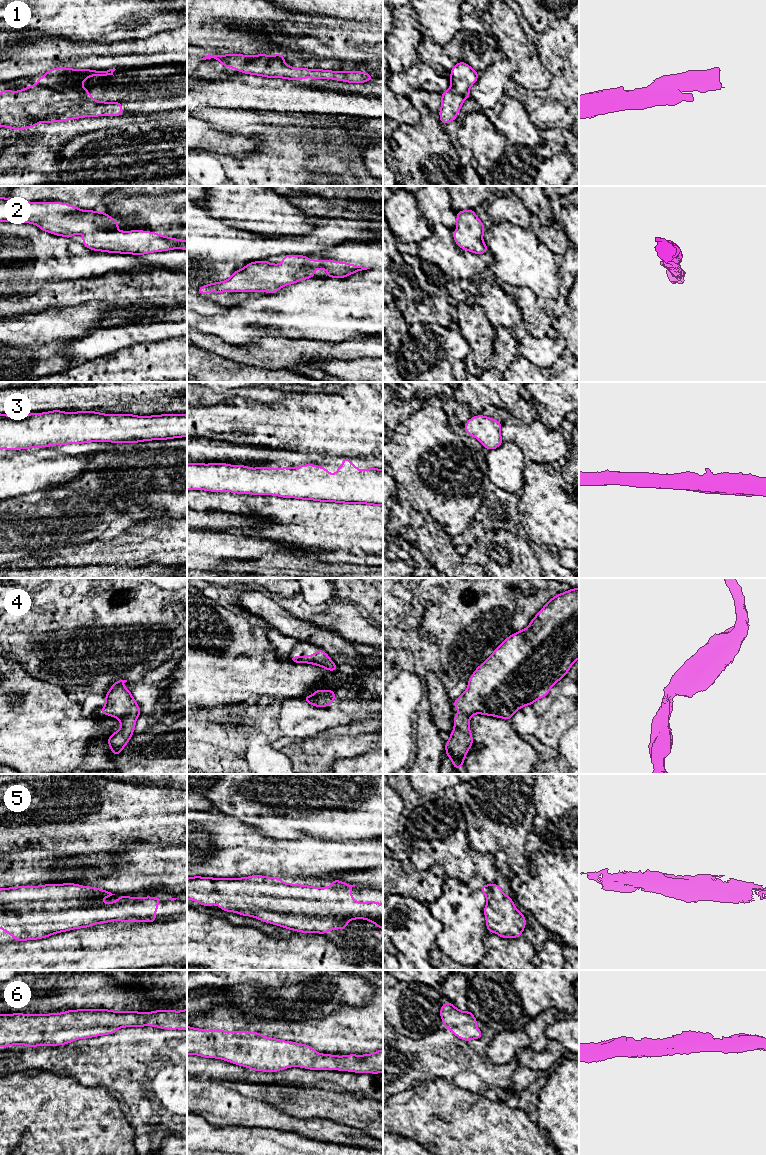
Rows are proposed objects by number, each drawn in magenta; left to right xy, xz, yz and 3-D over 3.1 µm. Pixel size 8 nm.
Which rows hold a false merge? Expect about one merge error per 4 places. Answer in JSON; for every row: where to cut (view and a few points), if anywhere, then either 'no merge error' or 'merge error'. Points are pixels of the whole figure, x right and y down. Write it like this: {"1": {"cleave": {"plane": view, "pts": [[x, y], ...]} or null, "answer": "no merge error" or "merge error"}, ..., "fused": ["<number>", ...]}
{"1": {"cleave": null, "answer": "no merge error"}, "2": {"cleave": null, "answer": "no merge error"}, "3": {"cleave": null, "answer": "no merge error"}, "4": {"cleave": null, "answer": "no merge error"}, "5": {"cleave": null, "answer": "no merge error"}, "6": {"cleave": null, "answer": "no merge error"}, "fused": []}

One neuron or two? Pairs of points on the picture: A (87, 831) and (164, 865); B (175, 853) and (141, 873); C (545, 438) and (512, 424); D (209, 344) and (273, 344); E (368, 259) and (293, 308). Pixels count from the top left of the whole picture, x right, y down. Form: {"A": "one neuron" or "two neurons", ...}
{"A": "two neurons", "B": "one neuron", "C": "one neuron", "D": "one neuron", "E": "two neurons"}

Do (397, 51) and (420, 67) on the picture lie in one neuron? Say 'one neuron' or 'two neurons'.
two neurons

